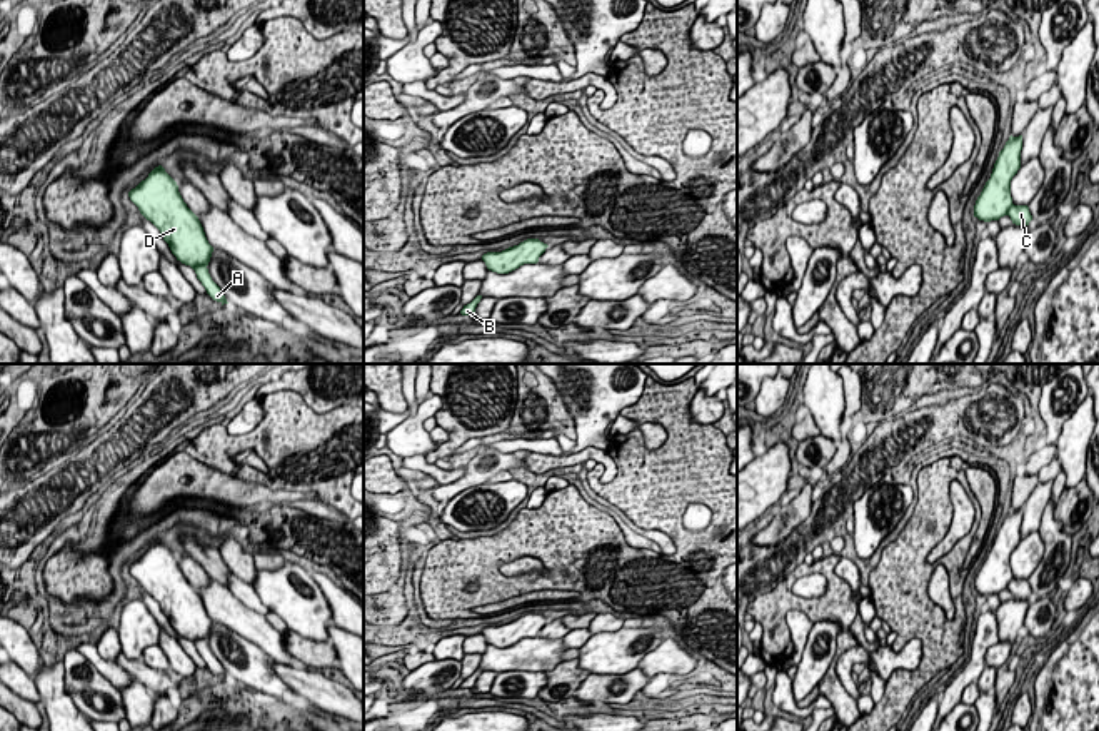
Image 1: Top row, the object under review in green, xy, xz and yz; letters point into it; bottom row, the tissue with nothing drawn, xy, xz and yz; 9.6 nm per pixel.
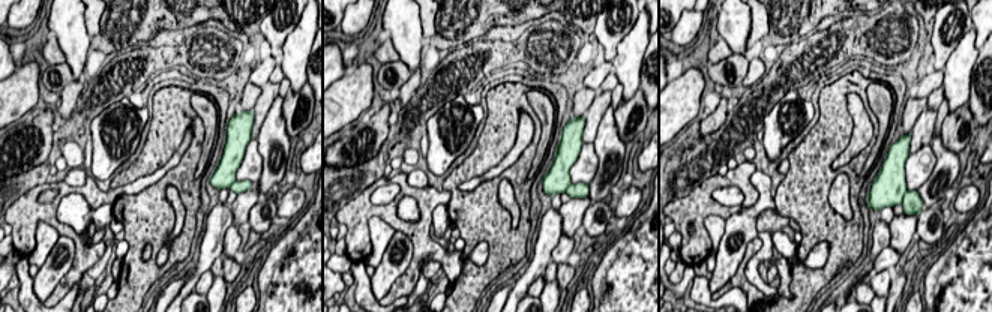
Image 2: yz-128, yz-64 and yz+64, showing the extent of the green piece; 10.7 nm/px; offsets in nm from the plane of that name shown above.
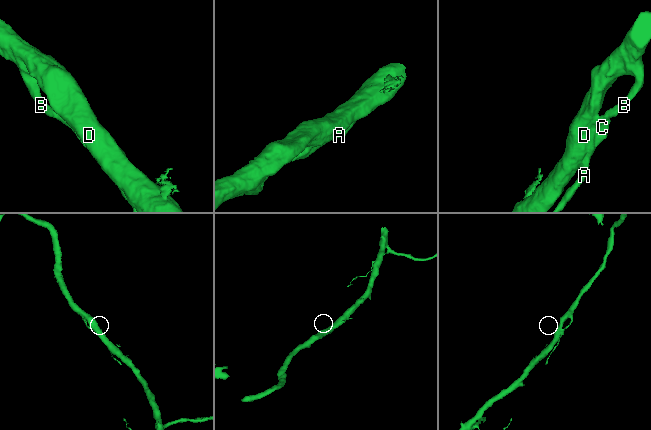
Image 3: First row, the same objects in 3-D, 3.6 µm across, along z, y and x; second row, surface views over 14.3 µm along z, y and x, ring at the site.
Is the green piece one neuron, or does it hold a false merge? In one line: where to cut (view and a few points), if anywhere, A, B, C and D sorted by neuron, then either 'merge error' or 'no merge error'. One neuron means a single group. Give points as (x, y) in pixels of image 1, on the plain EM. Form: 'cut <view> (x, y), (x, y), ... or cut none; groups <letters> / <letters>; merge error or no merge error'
cut none; groups A B C D; no merge error

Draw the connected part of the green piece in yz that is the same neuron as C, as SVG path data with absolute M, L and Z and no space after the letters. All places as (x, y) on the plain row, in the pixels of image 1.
M1022 509L1009 511L994 537L991 552L986 556L974 579L974 591L984 596L1009 589L1016 599L1029 599L1032 589L1027 579L1014 579L1011 554L1021 542Z

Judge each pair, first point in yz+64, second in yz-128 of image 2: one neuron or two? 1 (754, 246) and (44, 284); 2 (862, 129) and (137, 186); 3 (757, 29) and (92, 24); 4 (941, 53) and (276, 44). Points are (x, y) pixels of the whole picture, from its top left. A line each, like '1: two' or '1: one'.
1: two
2: one
3: one
4: one

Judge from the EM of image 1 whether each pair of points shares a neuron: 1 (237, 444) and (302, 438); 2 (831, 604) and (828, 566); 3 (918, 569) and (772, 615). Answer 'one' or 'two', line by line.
1: one
2: one
3: two

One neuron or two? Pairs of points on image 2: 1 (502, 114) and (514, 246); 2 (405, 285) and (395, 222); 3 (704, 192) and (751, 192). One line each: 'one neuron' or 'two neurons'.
1: one neuron
2: one neuron
3: one neuron

